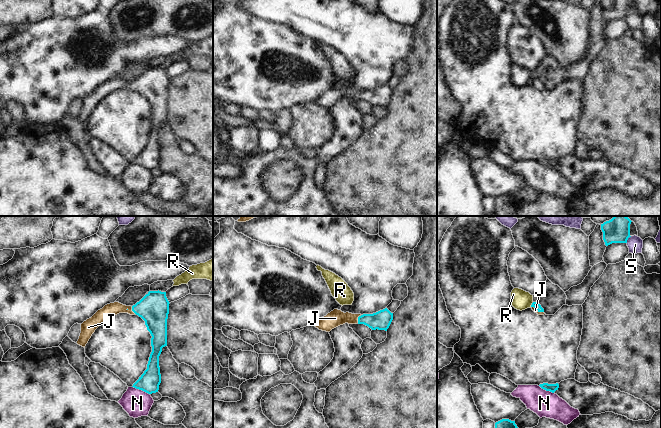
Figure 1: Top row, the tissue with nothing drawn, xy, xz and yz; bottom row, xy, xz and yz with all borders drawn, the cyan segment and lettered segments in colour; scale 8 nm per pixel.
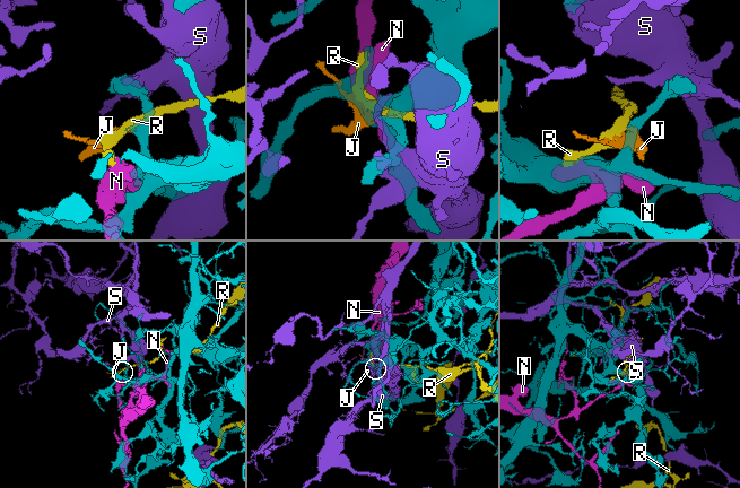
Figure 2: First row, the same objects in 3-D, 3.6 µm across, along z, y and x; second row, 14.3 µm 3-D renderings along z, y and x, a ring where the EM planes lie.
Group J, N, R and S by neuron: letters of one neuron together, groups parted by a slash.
J / N / R / S

